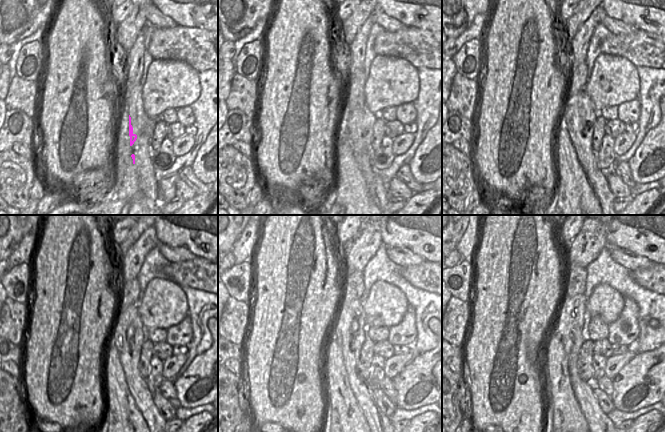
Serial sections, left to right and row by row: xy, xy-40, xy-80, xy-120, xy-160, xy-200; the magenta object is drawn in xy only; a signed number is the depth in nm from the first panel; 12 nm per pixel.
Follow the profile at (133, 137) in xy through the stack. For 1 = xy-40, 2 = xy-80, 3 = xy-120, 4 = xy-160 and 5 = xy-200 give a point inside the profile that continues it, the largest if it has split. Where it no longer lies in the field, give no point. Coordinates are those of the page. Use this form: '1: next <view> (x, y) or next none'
1: next xy-40 (356, 119)
2: next xy-80 (577, 113)
3: next xy-120 (128, 333)
4: next xy-160 (350, 329)
5: next xy-200 (571, 318)

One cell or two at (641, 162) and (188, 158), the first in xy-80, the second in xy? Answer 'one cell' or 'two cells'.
two cells

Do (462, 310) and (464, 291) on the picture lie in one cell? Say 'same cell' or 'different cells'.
different cells

